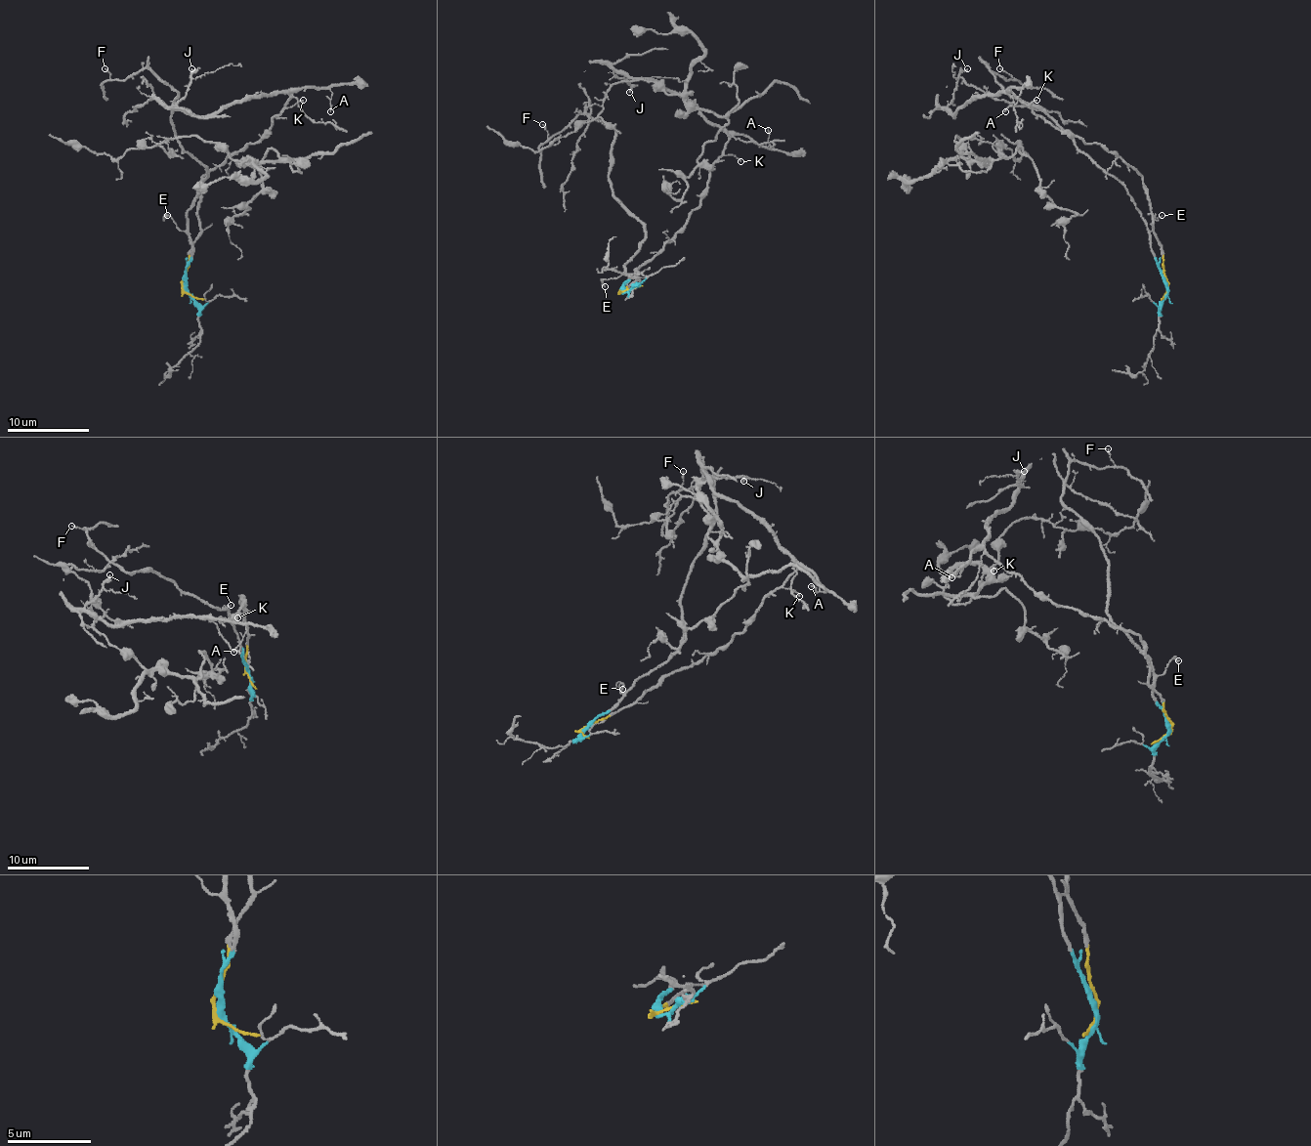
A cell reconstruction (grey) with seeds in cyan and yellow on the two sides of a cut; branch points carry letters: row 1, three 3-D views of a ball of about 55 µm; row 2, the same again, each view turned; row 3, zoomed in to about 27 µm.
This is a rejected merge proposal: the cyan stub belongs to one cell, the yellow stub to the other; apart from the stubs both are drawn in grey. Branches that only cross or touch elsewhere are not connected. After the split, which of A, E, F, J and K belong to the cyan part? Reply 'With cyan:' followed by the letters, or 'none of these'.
With cyan: E, F

